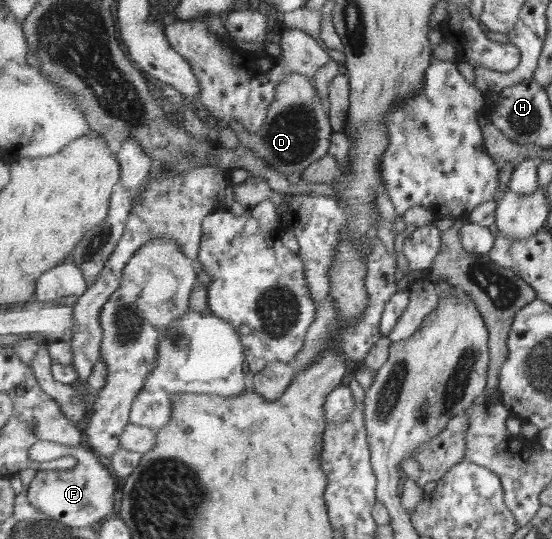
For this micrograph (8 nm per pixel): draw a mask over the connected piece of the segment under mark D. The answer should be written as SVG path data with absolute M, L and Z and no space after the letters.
M290 72L281 84L277 87L277 97L273 105L269 108L269 113L265 123L261 127L260 132L251 133L246 129L246 135L238 135L242 139L242 143L246 143L251 147L260 157L263 157L272 168L278 173L300 173L303 172L308 165L312 165L314 161L328 155L330 149L330 137L332 137L333 127L331 124L331 117L326 108L321 107L322 97L320 97L319 89L313 83L310 76Z

